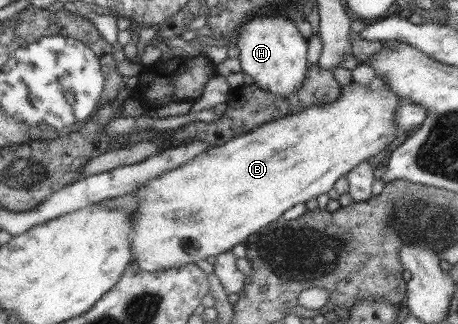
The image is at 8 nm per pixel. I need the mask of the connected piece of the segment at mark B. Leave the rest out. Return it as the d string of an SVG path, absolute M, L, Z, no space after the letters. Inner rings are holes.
M351 81L347 85L341 86L338 98L334 102L330 102L330 104L306 106L306 108L294 112L294 114L288 114L284 118L264 123L248 133L224 141L224 144L210 147L208 152L202 152L194 156L188 163L182 164L176 167L176 169L170 169L170 171L166 171L162 175L152 177L152 179L146 181L144 185L140 185L133 192L133 195L136 196L136 208L130 212L130 216L132 216L132 229L128 233L130 253L132 254L130 255L130 261L134 262L144 272L156 272L156 270L168 270L168 268L176 269L178 266L182 266L182 264L193 263L196 260L205 259L207 256L215 257L220 252L230 250L236 244L244 243L252 233L258 232L260 229L268 226L268 224L274 224L275 220L280 219L284 211L294 206L294 204L305 203L318 195L326 194L340 176L350 172L360 162L372 158L382 149L386 150L390 144L396 144L402 138L401 130L393 124L394 109L398 108L400 102L402 102L402 98L392 94L384 82L373 81L373 84L367 87Z

